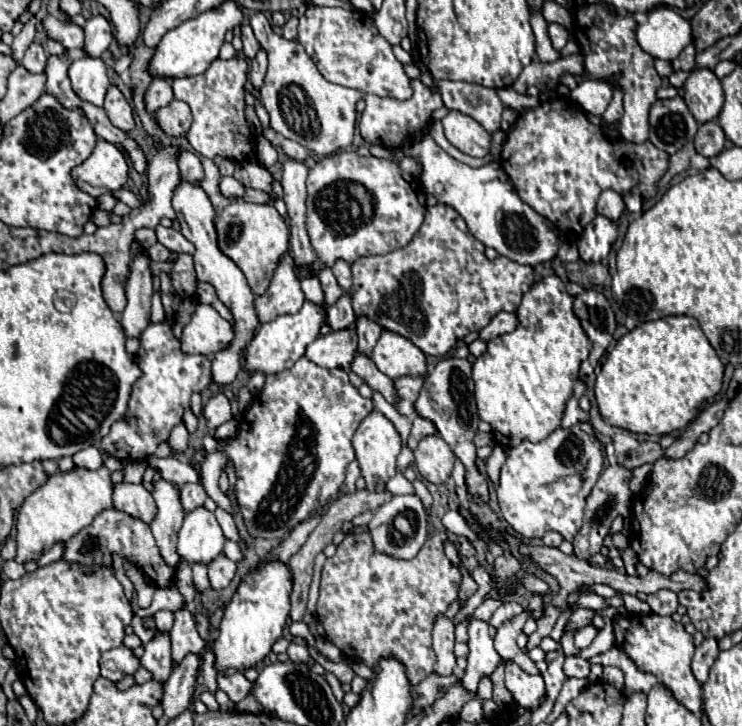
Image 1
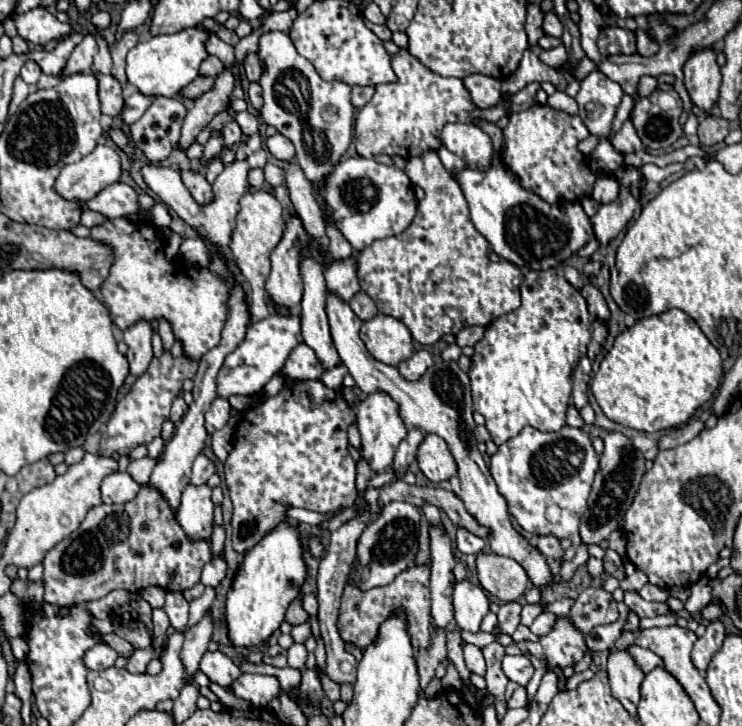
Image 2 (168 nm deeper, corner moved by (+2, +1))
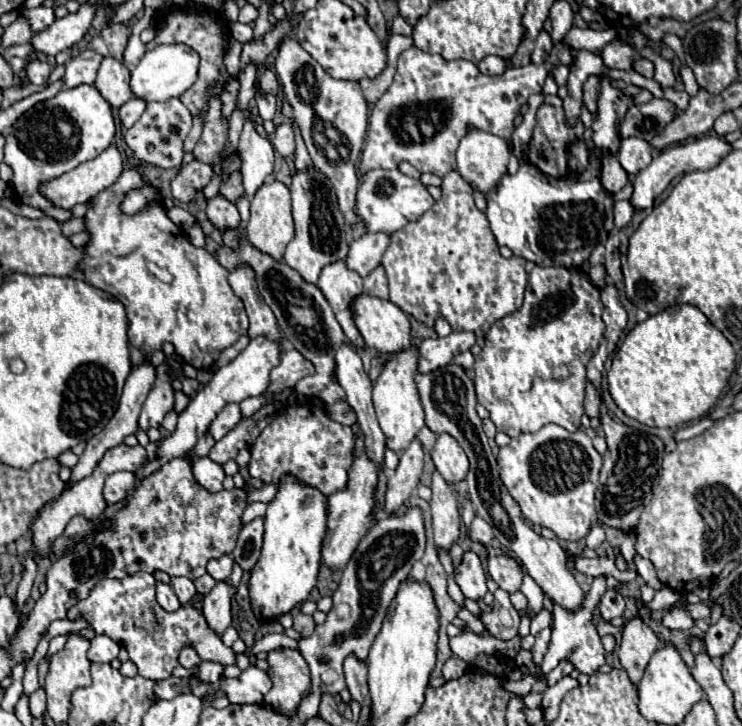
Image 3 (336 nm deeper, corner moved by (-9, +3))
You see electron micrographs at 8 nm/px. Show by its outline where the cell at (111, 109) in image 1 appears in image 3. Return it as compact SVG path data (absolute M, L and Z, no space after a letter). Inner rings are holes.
M111 55L101 61L95 87L113 107L121 107L133 97L129 89L129 69Z

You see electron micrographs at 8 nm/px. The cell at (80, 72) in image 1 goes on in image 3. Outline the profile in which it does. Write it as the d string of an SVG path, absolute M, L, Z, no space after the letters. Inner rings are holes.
M79 85L75 89L61 89L53 99L37 103L33 109L23 113L19 121L5 135L5 163L13 169L13 189L21 203L43 209L57 221L71 219L71 211L57 209L39 195L39 185L53 177L59 177L81 161L95 159L105 151L115 135L115 123L111 105L93 85Z

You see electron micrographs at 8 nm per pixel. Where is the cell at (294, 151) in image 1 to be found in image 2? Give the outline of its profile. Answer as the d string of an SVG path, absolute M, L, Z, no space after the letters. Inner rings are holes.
M276 133L274 137L268 137L266 145L268 145L268 151L280 161L292 161L296 157L296 149L294 149L292 141L280 133Z

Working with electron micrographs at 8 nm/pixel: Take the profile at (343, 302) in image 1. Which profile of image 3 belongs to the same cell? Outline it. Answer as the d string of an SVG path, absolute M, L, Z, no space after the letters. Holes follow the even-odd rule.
M365 233L359 241L353 241L347 255L349 269L357 271L361 277L369 275L379 263L389 247L391 237L383 233Z

